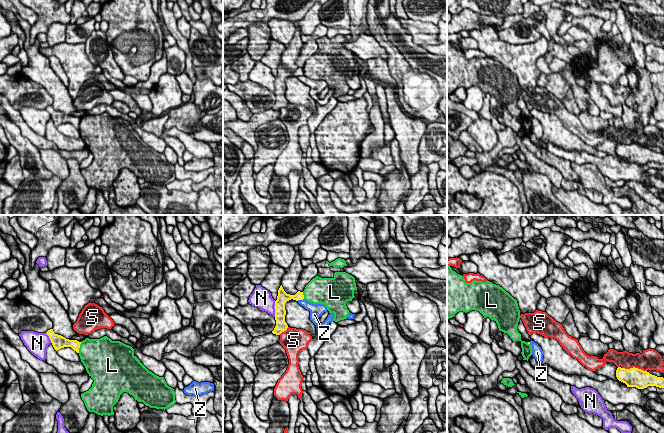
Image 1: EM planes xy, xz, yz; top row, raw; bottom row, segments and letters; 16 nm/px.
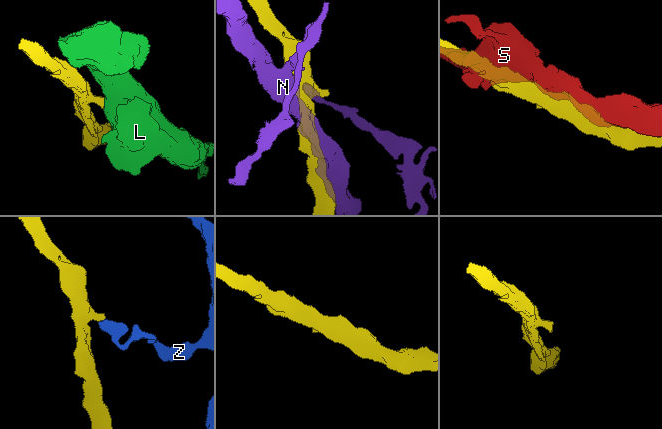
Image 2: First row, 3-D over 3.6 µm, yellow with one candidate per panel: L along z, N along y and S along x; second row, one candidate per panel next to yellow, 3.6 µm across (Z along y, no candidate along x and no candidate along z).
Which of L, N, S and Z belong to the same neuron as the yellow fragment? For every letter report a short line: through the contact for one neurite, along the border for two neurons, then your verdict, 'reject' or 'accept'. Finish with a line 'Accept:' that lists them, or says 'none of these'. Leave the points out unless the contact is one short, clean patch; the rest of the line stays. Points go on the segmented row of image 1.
L: xy (81, 342), (78, 352) | reject
N: reject
S: reject
Z: xz (303, 298), (297, 300) | reject
Accept: none of these

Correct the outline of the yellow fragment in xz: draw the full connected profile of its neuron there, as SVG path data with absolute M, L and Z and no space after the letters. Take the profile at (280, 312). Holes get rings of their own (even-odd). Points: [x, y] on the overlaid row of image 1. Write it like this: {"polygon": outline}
{"polygon": "M282 285L280 286L278 290L278 296L277 300L275 301L275 320L276 320L276 326L274 330L272 331L273 334L280 335L282 332L286 331L288 328L287 323L285 322L285 303L289 300L303 300L304 295L303 292L298 291L295 295L287 294Z"}

